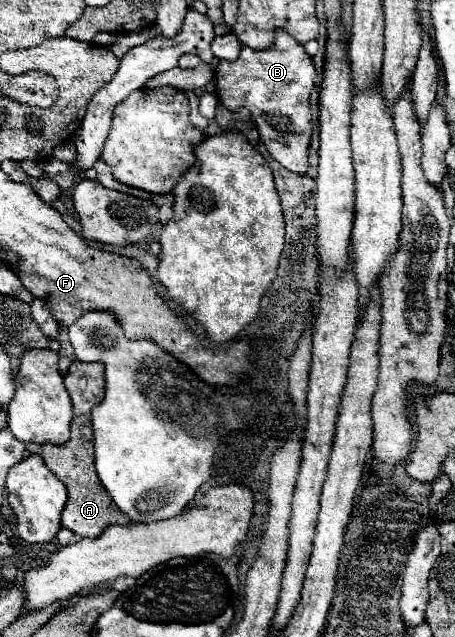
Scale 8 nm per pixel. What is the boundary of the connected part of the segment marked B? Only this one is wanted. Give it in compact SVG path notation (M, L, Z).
M276 30L274 34L274 44L268 50L252 50L242 46L238 60L228 62L228 60L220 60L218 68L216 68L216 84L214 84L214 92L218 96L218 100L232 112L240 110L240 108L248 108L254 114L260 138L264 142L264 146L268 148L270 156L280 162L284 168L304 174L308 170L308 148L310 148L310 136L312 136L312 114L310 114L310 92L314 88L316 82L316 68L312 62L312 56L306 54L304 46L298 44L296 40L292 40L292 36L288 36L284 30Z

